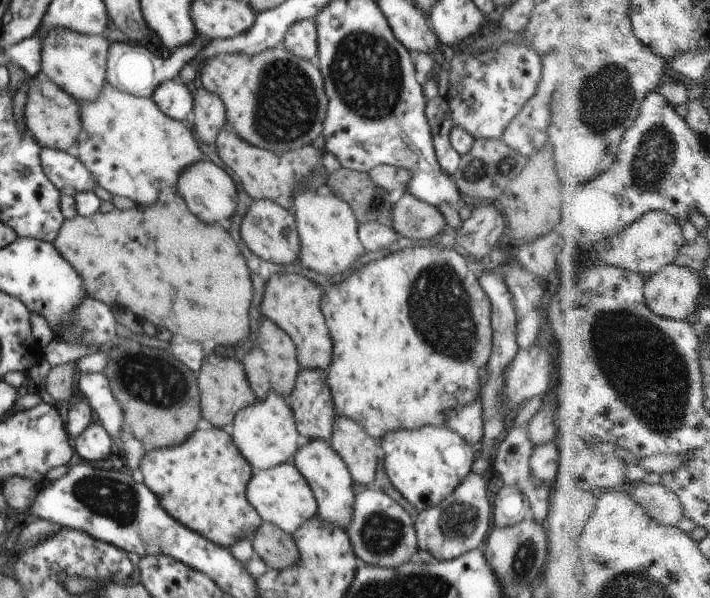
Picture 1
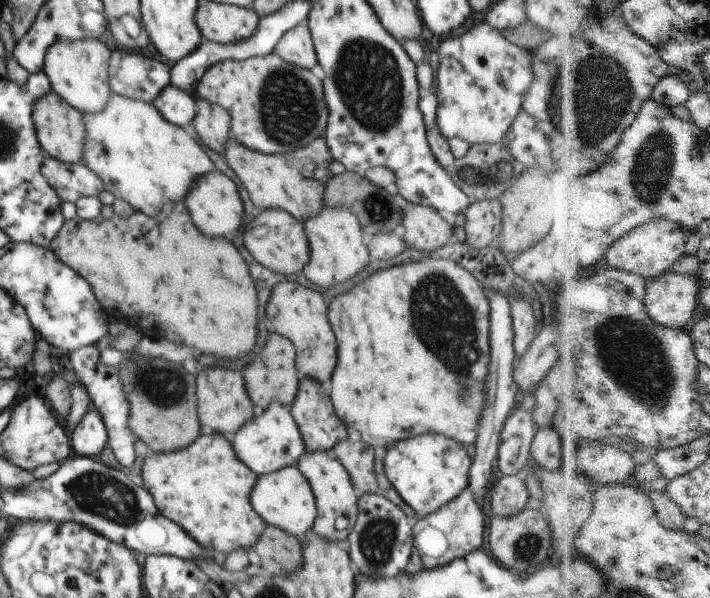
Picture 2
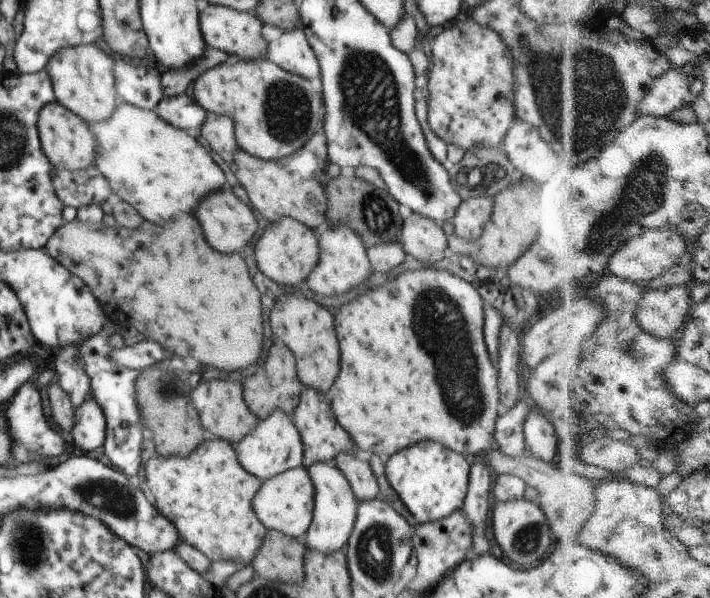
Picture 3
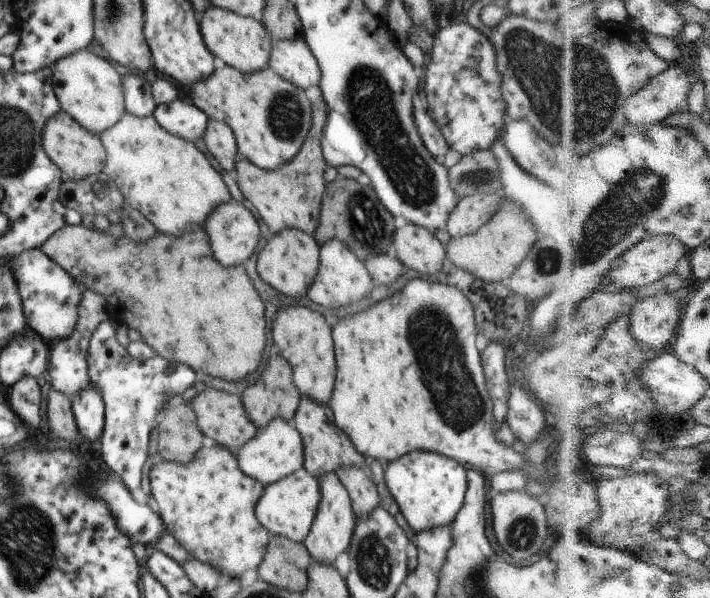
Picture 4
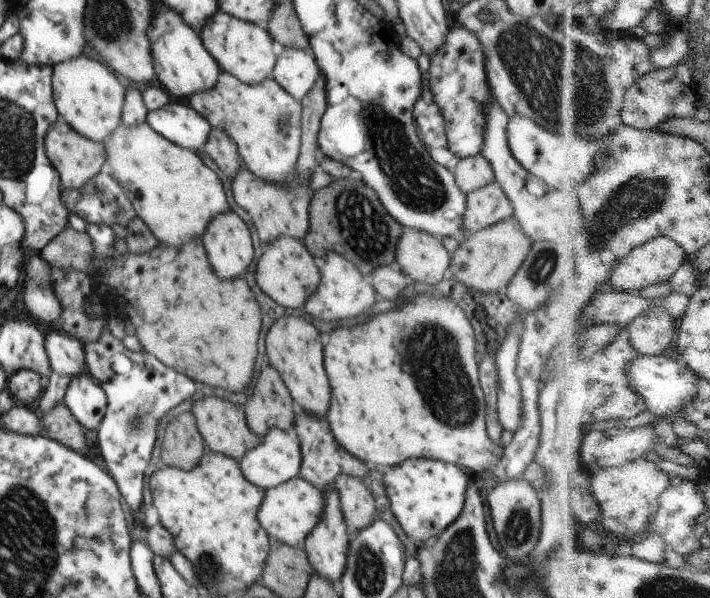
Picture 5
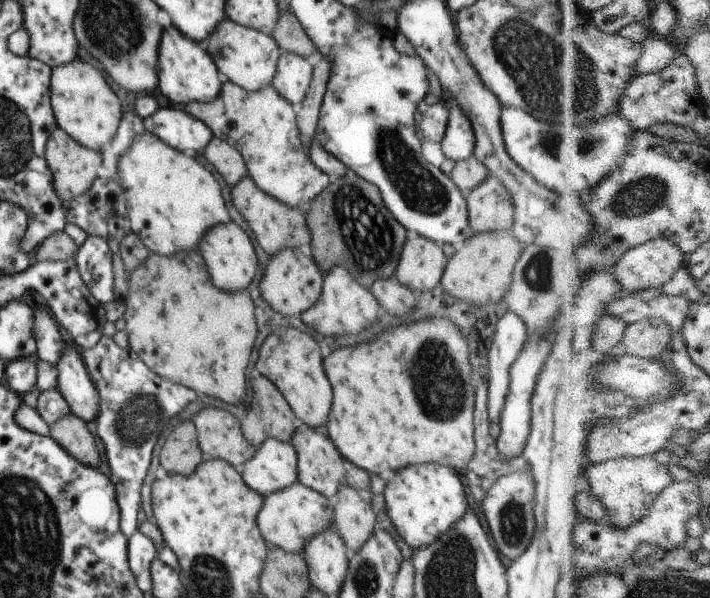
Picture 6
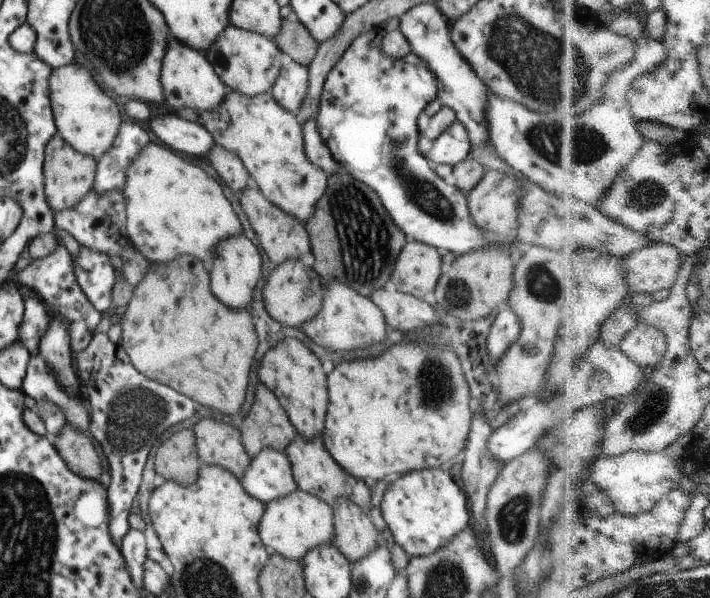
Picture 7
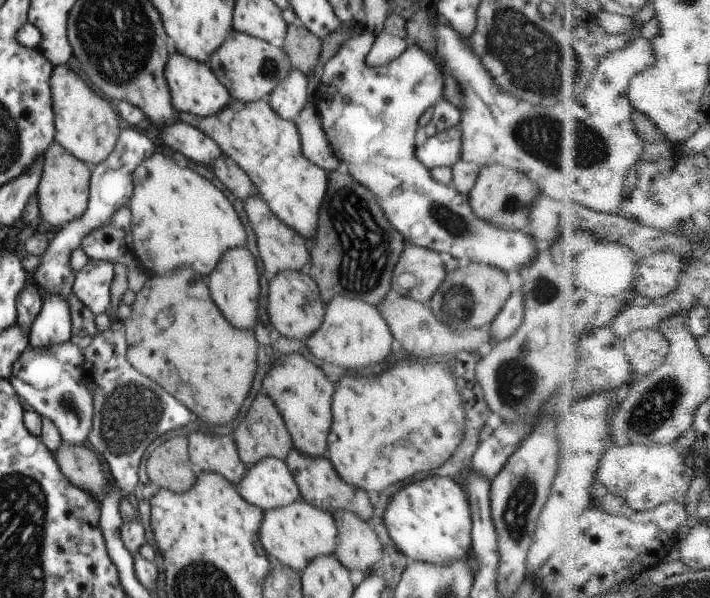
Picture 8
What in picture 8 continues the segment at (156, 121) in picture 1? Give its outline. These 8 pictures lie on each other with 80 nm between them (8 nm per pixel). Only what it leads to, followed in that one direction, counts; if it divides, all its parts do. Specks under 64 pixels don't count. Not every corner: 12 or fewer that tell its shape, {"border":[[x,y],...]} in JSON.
{"border":[[158,150],[132,172],[130,242],[148,274],[207,276],[246,244],[209,179]]}

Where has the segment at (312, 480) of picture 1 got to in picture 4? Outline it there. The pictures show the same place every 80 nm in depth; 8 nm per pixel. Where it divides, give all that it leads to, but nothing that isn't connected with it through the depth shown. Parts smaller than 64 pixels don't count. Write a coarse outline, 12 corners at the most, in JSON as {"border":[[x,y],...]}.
{"border":[[333,471],[317,478],[319,502],[302,540],[311,560],[347,550],[355,516]]}

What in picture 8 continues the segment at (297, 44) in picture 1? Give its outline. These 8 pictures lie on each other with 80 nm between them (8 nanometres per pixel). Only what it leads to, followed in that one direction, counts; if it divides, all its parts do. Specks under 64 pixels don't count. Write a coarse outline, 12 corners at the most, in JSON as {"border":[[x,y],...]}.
{"border":[[289,69],[267,96],[282,119],[310,102],[305,73]]}

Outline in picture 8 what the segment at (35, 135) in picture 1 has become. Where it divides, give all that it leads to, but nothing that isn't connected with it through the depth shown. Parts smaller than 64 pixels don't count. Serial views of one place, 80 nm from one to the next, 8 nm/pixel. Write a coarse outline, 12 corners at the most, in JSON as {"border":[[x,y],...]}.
{"border":[[58,142],[36,190],[44,229],[83,214],[91,167]]}

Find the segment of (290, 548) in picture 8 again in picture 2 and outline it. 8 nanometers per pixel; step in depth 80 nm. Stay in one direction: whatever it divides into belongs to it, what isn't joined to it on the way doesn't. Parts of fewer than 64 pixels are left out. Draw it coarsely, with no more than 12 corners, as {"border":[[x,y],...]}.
{"border":[[293,465],[257,476],[248,501],[266,525],[294,537],[316,508]]}

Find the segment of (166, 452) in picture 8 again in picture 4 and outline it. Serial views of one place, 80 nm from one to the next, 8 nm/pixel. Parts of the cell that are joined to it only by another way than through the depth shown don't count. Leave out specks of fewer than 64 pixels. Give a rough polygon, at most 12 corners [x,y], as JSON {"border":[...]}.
{"border":[[190,404],[165,406],[157,416],[157,452],[189,462],[202,447]]}

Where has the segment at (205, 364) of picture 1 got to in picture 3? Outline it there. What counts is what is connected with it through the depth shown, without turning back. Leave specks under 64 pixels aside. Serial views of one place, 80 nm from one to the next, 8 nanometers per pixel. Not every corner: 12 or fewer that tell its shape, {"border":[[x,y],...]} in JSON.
{"border":[[203,380],[190,399],[203,430],[233,446],[258,421],[241,382]]}

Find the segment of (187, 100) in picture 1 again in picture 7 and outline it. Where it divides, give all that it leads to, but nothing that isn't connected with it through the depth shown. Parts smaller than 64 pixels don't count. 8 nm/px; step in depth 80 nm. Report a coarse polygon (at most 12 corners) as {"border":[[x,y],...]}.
{"border":[[175,113],[155,116],[149,130],[185,156],[207,156],[214,141],[205,128]]}

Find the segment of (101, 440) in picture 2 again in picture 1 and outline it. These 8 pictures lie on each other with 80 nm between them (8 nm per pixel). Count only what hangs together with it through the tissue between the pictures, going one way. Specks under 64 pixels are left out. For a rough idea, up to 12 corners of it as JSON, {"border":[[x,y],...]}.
{"border":[[95,420],[71,442],[76,459],[109,456],[112,440]]}

